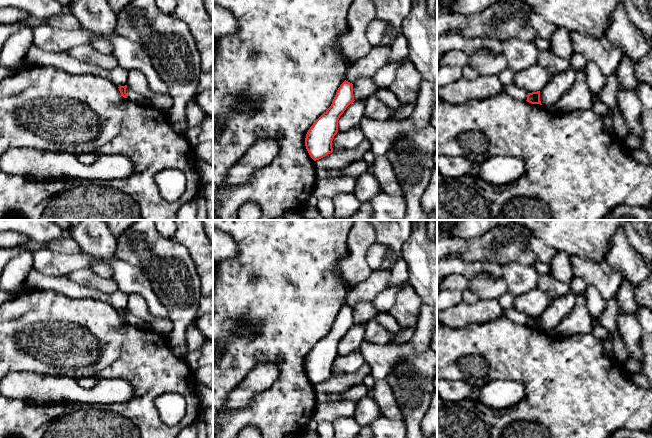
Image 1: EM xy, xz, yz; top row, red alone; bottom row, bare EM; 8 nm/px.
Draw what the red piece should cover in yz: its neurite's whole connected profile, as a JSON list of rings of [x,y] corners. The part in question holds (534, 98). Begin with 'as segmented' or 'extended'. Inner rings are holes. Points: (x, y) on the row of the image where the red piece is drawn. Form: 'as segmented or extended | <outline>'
extended | [[[514,83],[508,86],[503,86],[502,92],[514,97],[517,100],[527,101],[531,104],[541,104],[540,91],[527,93],[522,88],[516,86]]]

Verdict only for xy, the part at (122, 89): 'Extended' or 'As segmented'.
Extended

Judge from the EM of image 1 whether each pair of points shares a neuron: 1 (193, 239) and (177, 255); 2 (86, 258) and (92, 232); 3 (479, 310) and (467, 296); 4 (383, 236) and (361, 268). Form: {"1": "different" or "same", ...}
{"1": "different", "2": "different", "3": "different", "4": "different"}

